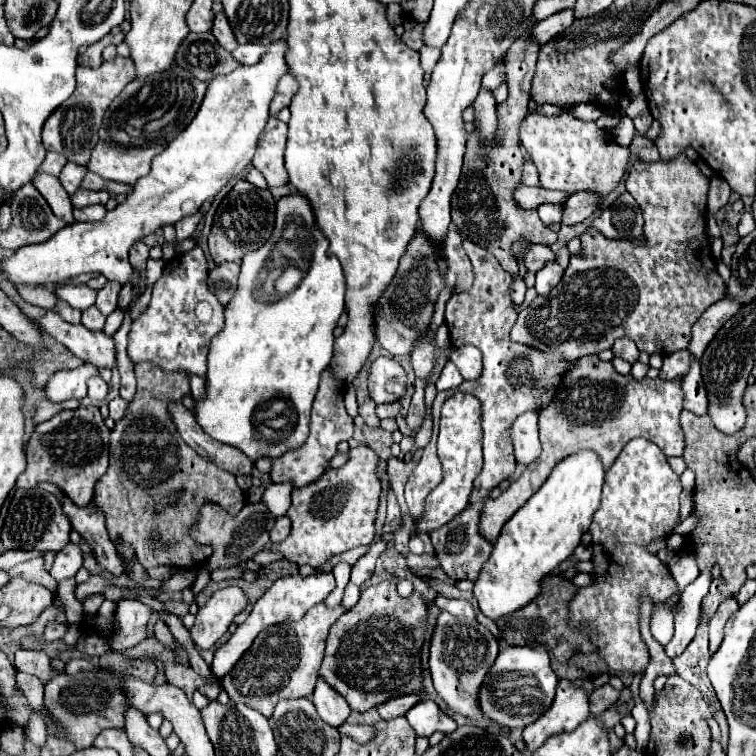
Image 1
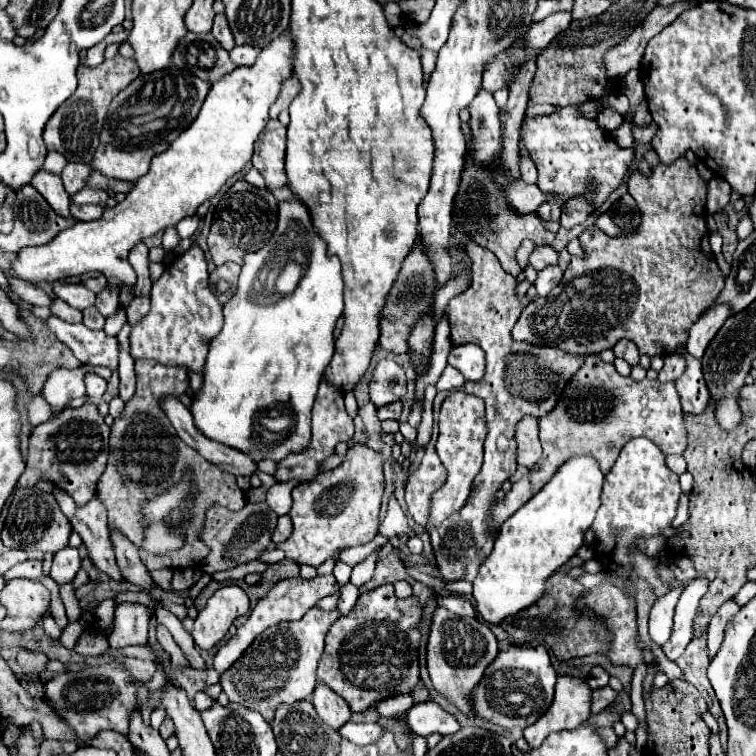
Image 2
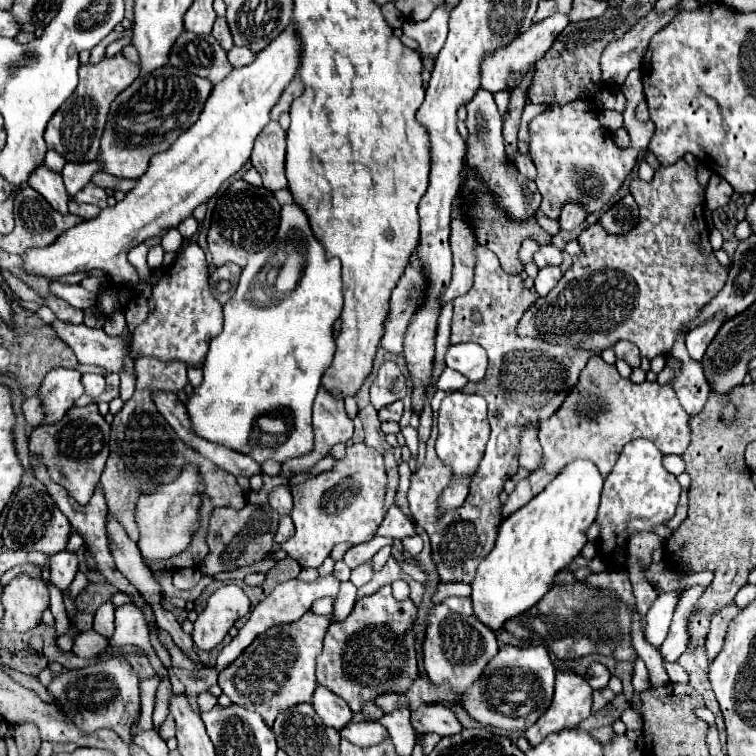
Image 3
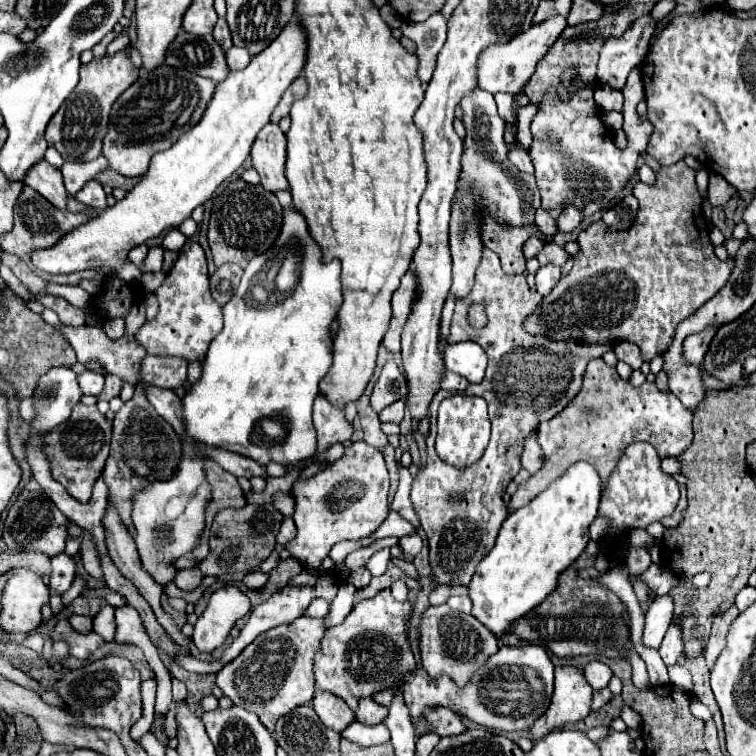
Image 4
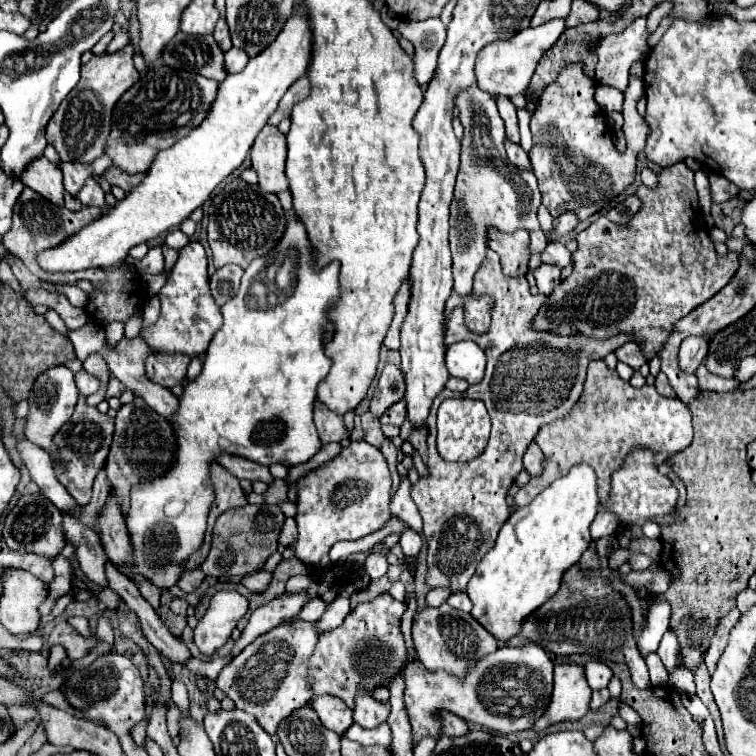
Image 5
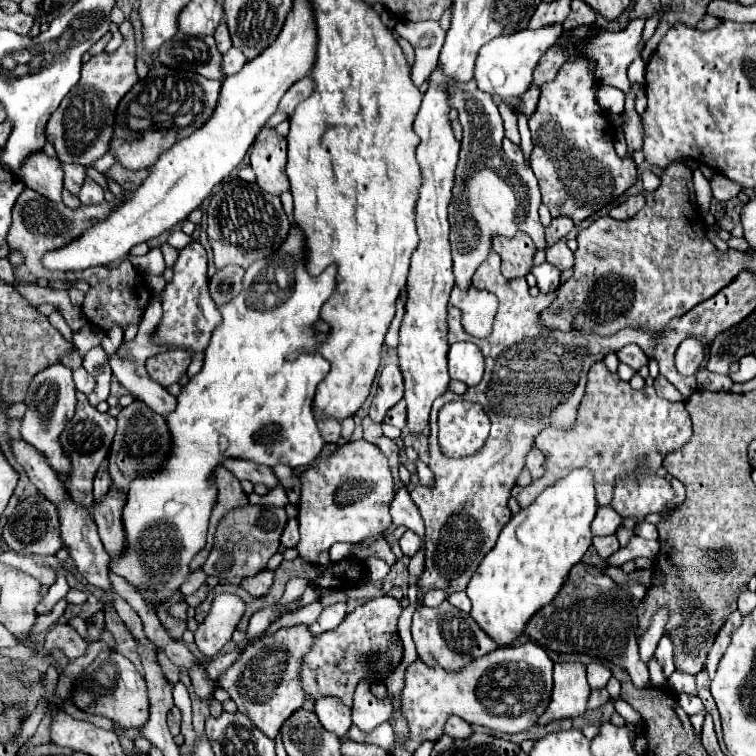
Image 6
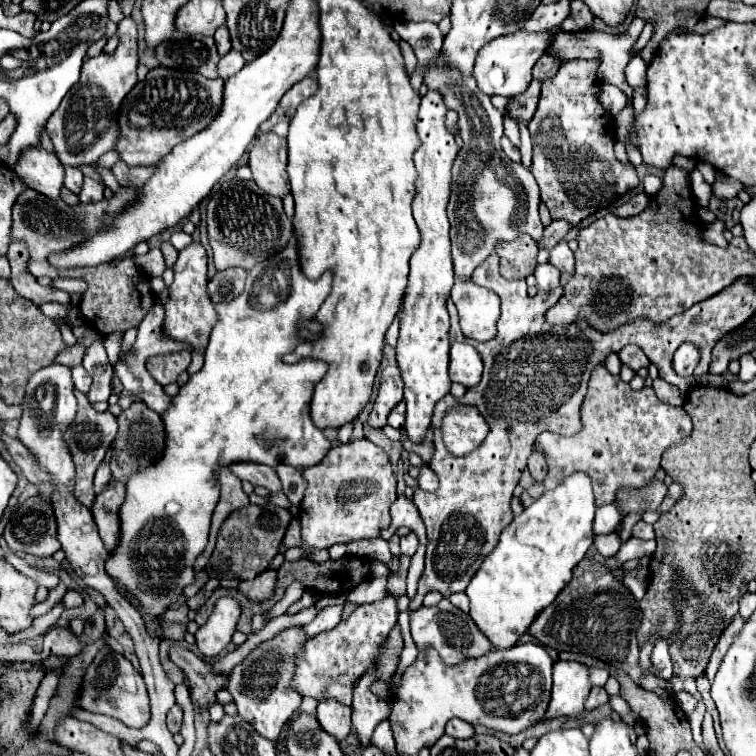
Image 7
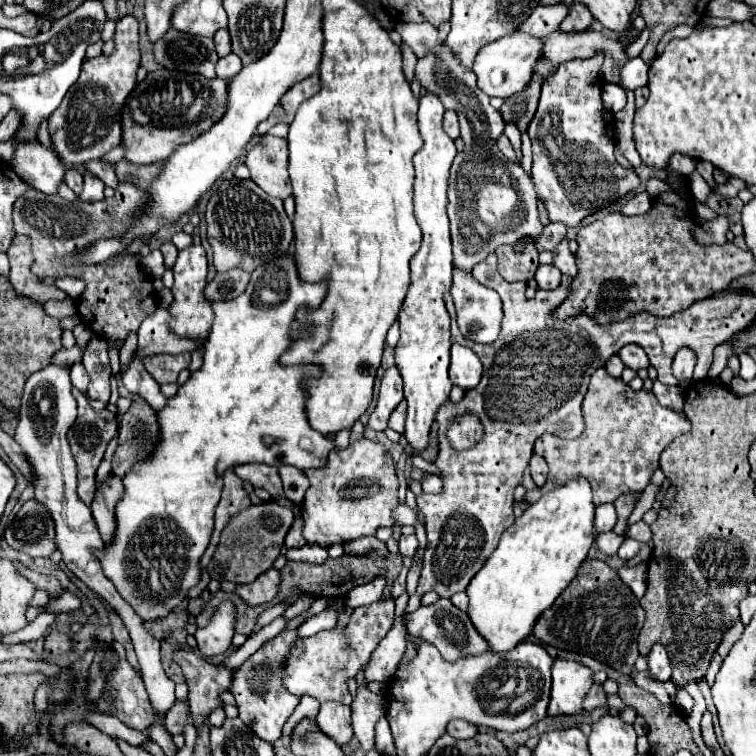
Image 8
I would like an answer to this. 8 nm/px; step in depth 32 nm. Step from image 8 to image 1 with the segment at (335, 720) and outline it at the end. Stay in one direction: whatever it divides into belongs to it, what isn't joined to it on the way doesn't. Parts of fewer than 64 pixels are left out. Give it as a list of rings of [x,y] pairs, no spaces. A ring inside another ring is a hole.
[[[318,680],[314,694],[312,694],[312,704],[318,710],[318,716],[334,728],[342,726],[346,722],[346,718],[350,716],[348,702],[338,692],[328,688],[328,684],[324,684],[324,680]]]

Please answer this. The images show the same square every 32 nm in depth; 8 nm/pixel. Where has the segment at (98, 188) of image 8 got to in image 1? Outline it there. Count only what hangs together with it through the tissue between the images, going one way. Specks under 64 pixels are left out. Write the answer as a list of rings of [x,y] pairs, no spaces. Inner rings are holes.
[[[78,190],[74,196],[72,196],[72,204],[76,208],[82,208],[82,206],[90,206],[90,204],[106,204],[108,202],[108,192],[94,192],[94,190]]]

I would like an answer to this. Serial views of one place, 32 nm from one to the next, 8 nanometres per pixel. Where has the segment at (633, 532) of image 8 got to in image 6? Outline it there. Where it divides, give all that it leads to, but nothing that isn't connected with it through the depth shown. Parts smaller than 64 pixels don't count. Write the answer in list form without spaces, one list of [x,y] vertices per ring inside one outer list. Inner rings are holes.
[[[646,521],[636,525],[635,534],[645,539],[658,539],[656,526]]]

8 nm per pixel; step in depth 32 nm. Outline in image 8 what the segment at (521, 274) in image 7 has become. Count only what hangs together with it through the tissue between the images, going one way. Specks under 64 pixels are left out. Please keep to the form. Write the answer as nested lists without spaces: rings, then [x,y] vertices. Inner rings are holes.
[[[526,240],[524,252],[514,252],[512,246],[496,250],[498,272],[506,282],[528,282],[538,268],[538,250],[532,240]]]

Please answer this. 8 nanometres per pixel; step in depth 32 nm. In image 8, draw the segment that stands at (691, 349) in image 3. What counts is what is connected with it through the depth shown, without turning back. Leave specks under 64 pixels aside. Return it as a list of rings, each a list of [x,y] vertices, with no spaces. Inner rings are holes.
[[[682,348],[676,358],[674,358],[674,366],[672,372],[680,382],[688,382],[692,380],[692,372],[694,372],[694,364],[696,364],[696,354],[692,350]]]

